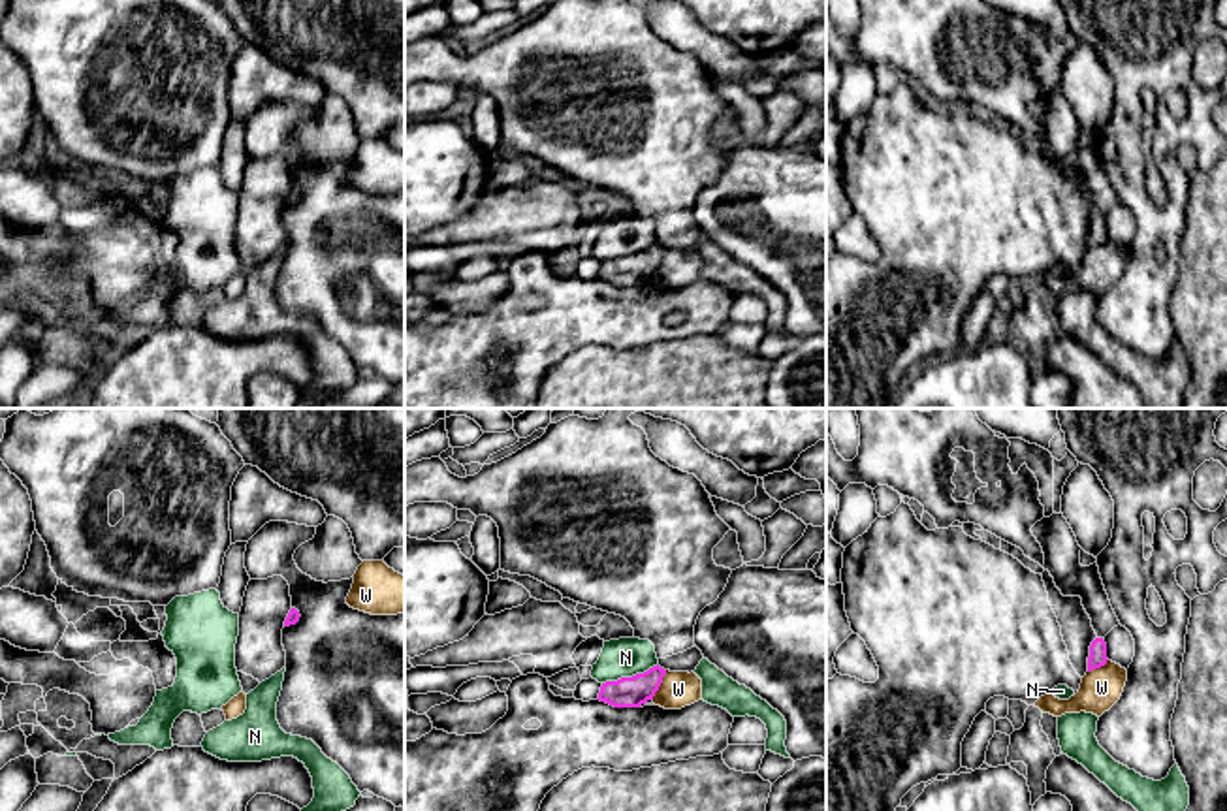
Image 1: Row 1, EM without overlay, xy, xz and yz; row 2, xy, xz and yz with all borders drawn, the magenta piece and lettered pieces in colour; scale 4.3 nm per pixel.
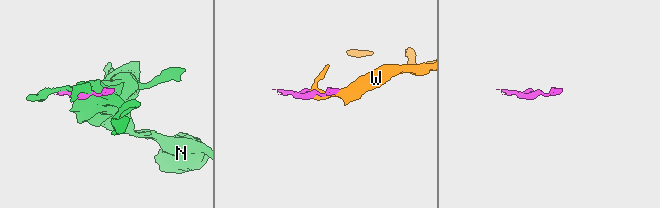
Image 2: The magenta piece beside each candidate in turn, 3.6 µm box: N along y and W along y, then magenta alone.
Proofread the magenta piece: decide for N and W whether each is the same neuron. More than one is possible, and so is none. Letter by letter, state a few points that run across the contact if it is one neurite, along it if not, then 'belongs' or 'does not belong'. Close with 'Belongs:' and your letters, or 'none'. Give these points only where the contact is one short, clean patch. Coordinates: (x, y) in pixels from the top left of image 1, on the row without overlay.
N: does not belong
W: does not belong
Belongs: none

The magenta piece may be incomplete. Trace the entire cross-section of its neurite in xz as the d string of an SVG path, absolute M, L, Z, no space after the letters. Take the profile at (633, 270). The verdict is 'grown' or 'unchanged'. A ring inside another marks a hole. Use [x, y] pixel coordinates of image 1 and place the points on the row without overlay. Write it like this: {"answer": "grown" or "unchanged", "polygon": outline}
{"answer": "unchanged", "polygon": "M657 243L644 252L621 256L617 260L606 260L600 265L597 278L614 286L640 286L647 278L653 278L664 252L666 248Z"}

